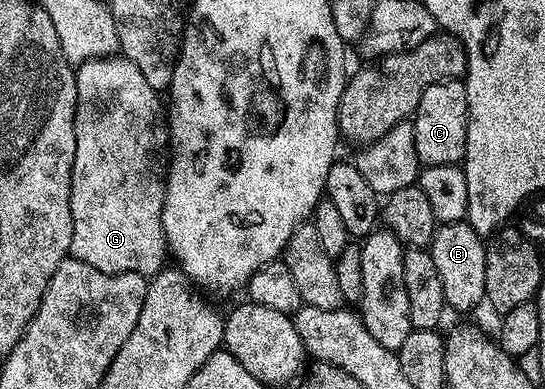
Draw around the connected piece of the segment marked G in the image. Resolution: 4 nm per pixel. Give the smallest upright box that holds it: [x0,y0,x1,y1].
[69,55,169,278]

